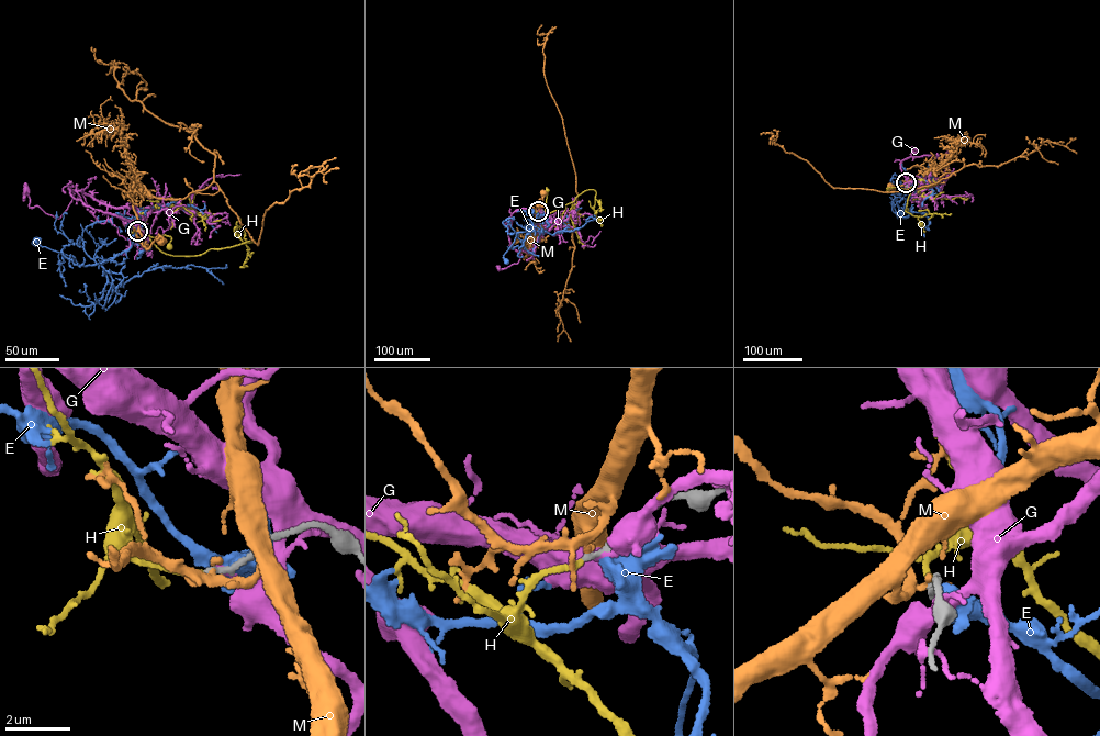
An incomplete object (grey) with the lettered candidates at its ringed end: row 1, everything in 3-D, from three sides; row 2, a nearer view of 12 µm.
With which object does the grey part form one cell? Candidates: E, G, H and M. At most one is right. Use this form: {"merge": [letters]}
{"merge": ["H"]}

